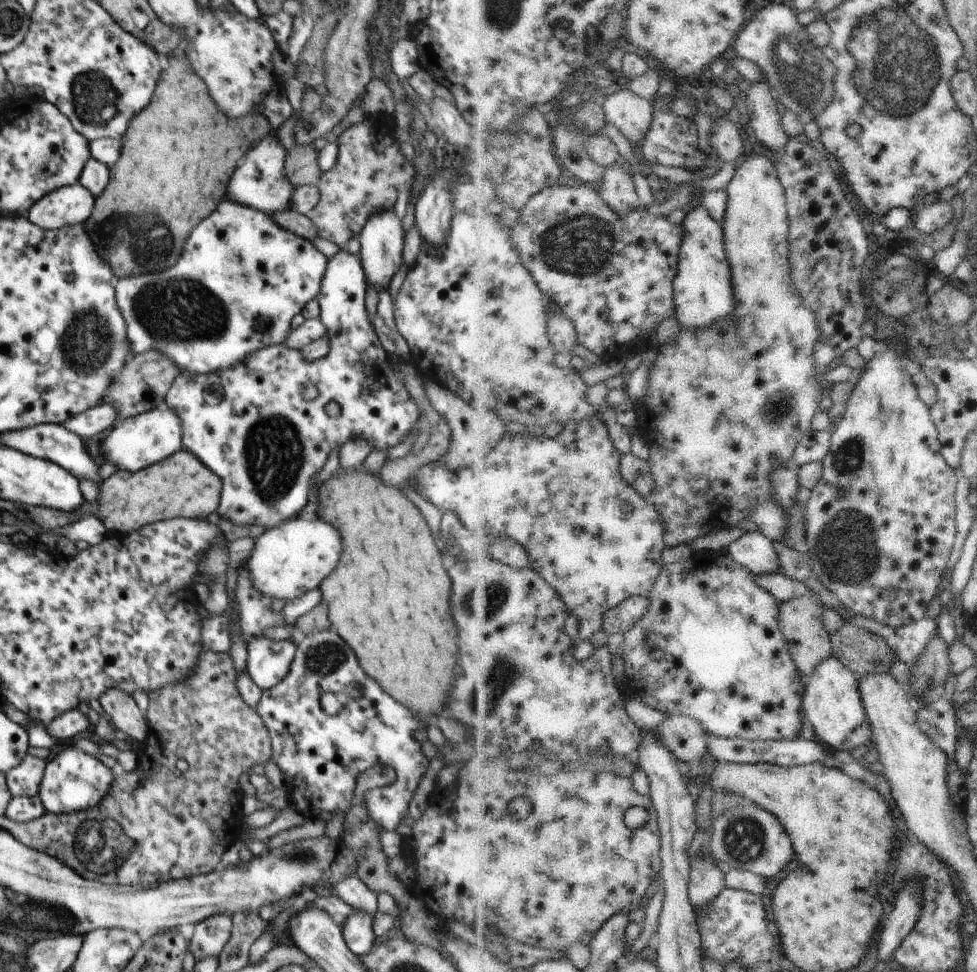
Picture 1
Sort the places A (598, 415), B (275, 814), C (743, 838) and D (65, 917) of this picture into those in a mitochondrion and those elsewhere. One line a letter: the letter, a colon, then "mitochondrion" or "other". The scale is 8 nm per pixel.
A: other
B: other
C: mitochondrion
D: mitochondrion

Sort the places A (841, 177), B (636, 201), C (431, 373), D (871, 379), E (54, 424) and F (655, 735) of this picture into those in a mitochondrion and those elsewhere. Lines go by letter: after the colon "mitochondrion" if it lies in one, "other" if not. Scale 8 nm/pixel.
A: other
B: other
C: other
D: other
E: other
F: other

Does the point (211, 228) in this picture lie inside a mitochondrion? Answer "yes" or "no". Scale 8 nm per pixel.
no

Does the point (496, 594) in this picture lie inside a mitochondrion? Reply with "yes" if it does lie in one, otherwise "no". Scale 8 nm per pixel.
yes

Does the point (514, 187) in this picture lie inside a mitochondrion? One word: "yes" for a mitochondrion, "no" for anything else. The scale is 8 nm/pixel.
yes

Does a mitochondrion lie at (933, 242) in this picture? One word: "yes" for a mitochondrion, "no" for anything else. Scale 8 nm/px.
no

